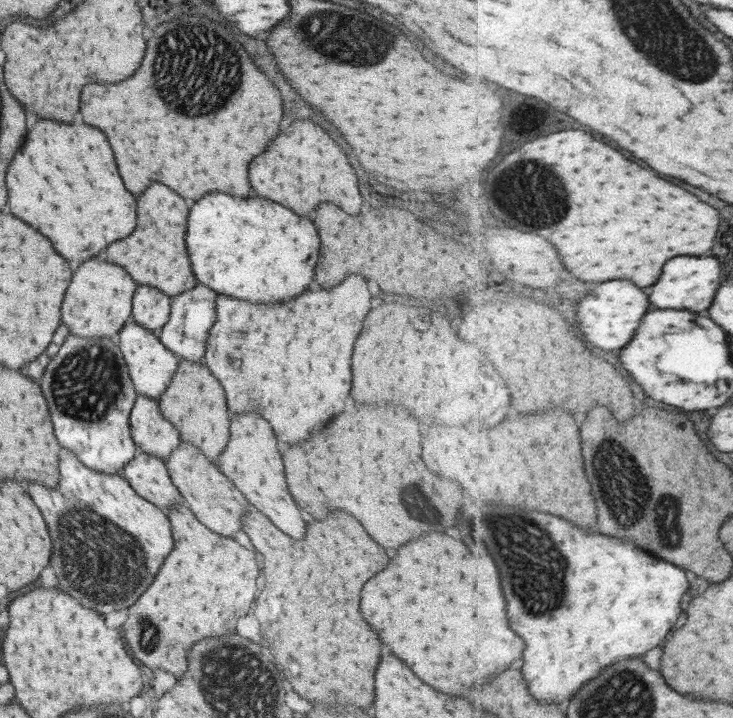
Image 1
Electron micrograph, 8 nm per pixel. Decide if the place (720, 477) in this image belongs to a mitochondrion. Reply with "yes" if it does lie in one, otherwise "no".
no

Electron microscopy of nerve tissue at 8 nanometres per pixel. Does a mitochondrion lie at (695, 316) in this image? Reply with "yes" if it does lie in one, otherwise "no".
no

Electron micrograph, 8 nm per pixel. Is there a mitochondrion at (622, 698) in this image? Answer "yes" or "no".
yes

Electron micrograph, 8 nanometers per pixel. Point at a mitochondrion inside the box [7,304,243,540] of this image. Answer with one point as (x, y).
(90, 376)

